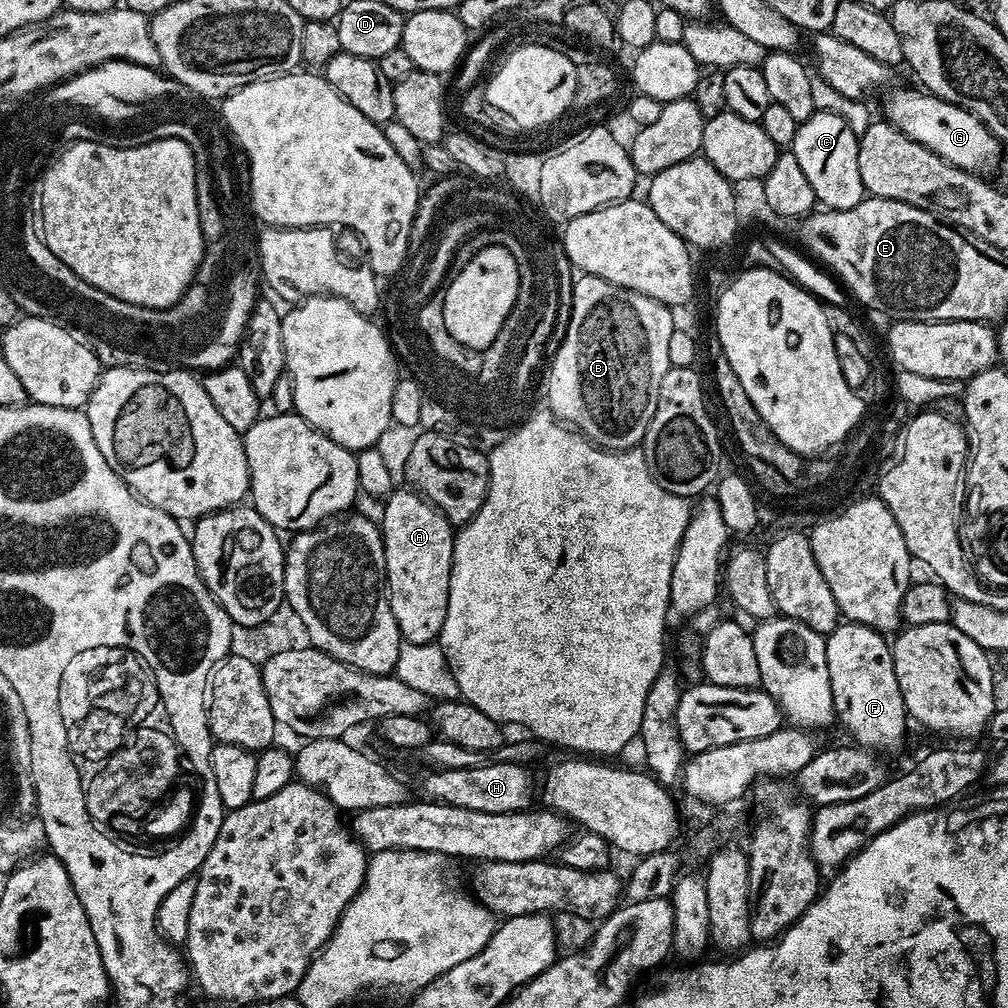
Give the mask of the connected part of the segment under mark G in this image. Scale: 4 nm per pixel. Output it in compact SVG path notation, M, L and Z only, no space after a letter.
M919 87L895 88L887 93L889 96L884 100L882 116L889 124L902 130L902 134L914 138L914 142L926 146L934 154L953 164L955 168L967 172L989 174L988 172L994 171L999 166L1002 145L995 134L974 114Z

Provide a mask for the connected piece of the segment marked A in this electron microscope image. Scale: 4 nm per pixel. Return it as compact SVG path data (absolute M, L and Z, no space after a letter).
M399 488L389 492L383 501L388 601L401 637L410 644L431 644L446 622L454 526L419 492Z

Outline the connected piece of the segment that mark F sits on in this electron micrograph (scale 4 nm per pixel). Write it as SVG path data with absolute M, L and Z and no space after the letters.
M841 622L826 637L826 666L830 666L836 720L856 739L853 741L880 754L902 747L906 713L889 641L865 624Z

